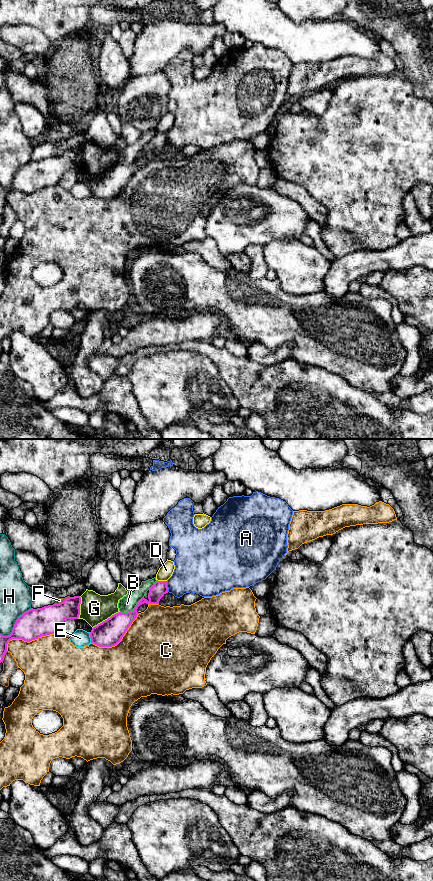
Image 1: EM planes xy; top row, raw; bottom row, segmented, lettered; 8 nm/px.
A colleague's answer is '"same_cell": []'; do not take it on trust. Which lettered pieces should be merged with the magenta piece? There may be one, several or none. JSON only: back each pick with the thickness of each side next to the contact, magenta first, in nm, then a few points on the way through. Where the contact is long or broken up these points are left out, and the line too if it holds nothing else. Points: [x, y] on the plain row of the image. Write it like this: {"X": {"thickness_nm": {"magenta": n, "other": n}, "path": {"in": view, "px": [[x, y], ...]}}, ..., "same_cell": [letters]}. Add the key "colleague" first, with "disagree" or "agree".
{"colleague": "agree", "same_cell": []}

